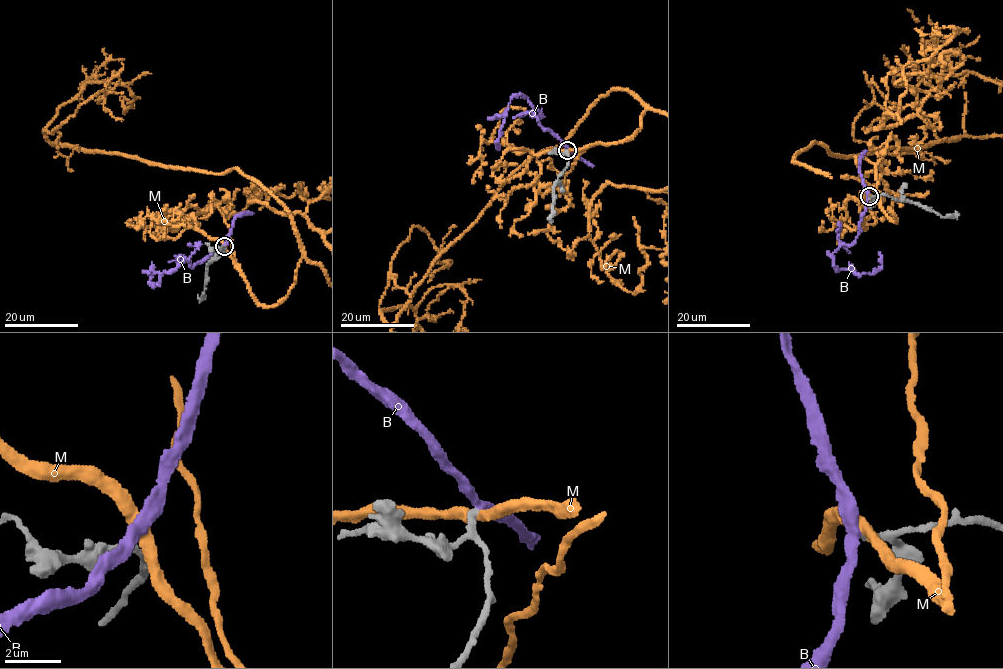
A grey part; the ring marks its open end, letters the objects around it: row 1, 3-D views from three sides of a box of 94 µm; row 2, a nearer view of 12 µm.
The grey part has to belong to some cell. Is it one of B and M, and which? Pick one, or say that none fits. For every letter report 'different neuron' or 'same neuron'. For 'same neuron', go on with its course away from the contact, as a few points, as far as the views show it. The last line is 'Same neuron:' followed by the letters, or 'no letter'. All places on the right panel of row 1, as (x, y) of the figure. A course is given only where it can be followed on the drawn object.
B: same neuron | via (869, 196), (856, 239), (849, 245), (840, 245), (832, 263), (837, 270), (872, 273), (881, 265), (879, 252)
M: different neuron
Same neuron: B

